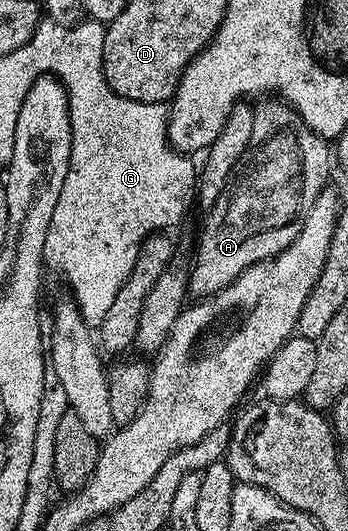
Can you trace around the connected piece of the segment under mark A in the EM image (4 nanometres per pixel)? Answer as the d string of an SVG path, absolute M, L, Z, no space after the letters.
M280 100L264 101L259 103L261 106L255 107L254 132L250 136L248 151L241 156L236 173L228 179L224 191L207 211L208 219L204 222L200 244L196 248L196 262L194 258L188 276L188 289L193 295L196 294L197 299L217 294L239 274L246 272L246 268L281 254L298 236L298 232L302 232L306 216L310 208L314 208L314 200L318 200L320 193L329 185L329 143L314 133L293 107Z

